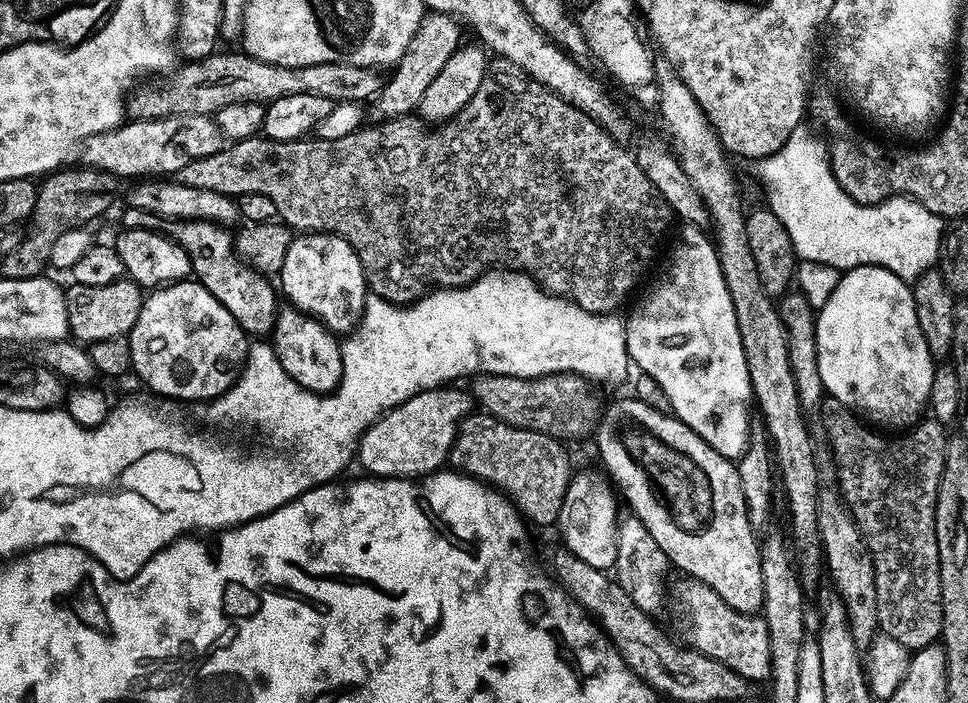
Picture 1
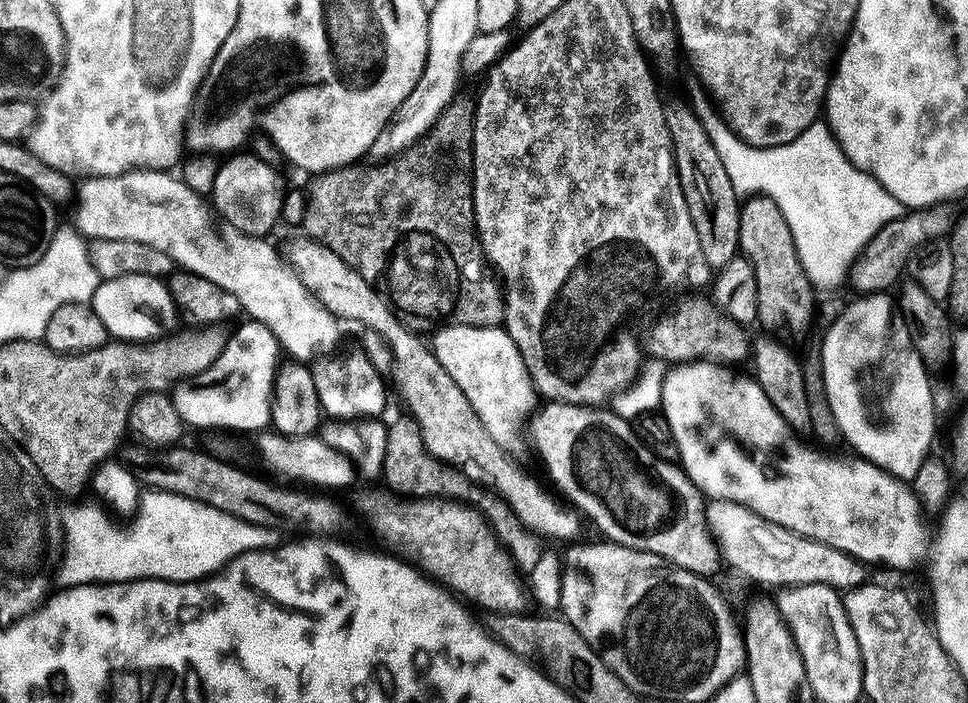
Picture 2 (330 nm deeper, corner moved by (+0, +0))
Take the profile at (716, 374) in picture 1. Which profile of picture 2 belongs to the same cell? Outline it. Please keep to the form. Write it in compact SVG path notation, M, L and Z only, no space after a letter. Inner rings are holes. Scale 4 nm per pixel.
M701 358L690 360L685 363L677 363L675 366L669 367L663 374L662 383L660 385L660 404L664 417L668 420L670 430L676 439L676 445L680 451L679 463L682 465L688 477L696 483L697 488L708 498L720 498L725 500L733 500L735 503L744 504L751 511L764 517L772 524L780 527L788 528L791 532L796 532L806 539L816 540L824 543L826 546L833 547L834 550L842 551L848 556L861 561L872 564L889 564L892 568L912 568L920 559L927 557L930 552L930 532L924 529L924 524L920 521L920 512L922 513L922 505L916 499L916 493L905 481L898 480L896 477L884 472L877 464L872 464L869 460L863 458L852 458L849 464L842 460L830 460L823 456L823 451L811 452L804 444L799 444L797 433L791 431L785 422L781 409L775 408L770 402L770 398L766 398L766 394L762 390L762 386L751 375L739 376L735 372L736 368L729 366L727 363L717 362L712 358ZM720 440L724 440L724 444L728 447L729 456L725 458L724 464L720 461Z

